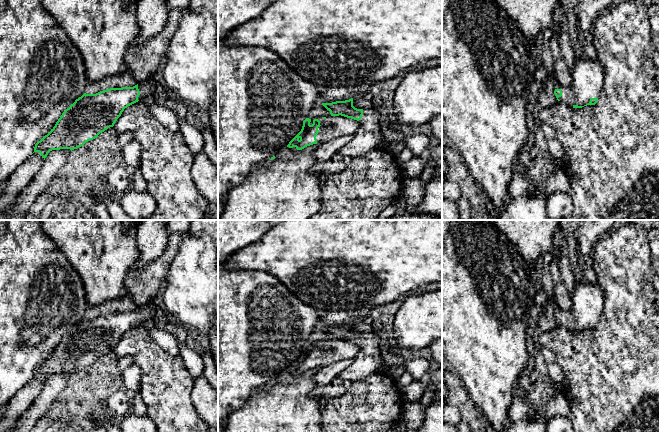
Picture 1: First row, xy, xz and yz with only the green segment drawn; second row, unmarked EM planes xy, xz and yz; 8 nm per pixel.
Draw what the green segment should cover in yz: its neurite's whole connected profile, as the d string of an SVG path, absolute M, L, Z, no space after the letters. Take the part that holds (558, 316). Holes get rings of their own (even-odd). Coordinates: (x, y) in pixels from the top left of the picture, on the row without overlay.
M590 264L586 265L582 279L576 281L571 298L571 310L556 310L554 318L557 324L573 332L595 329L604 309L604 291Z

